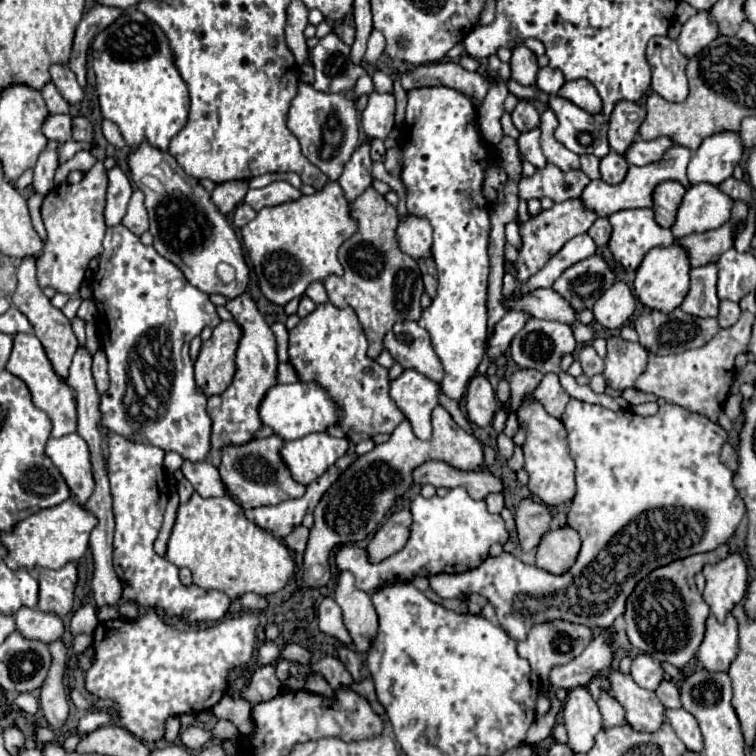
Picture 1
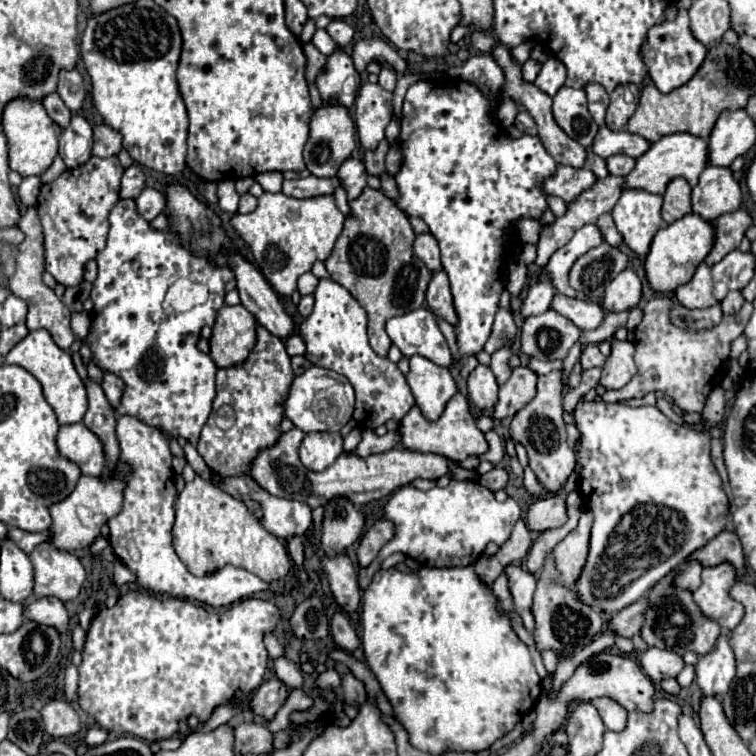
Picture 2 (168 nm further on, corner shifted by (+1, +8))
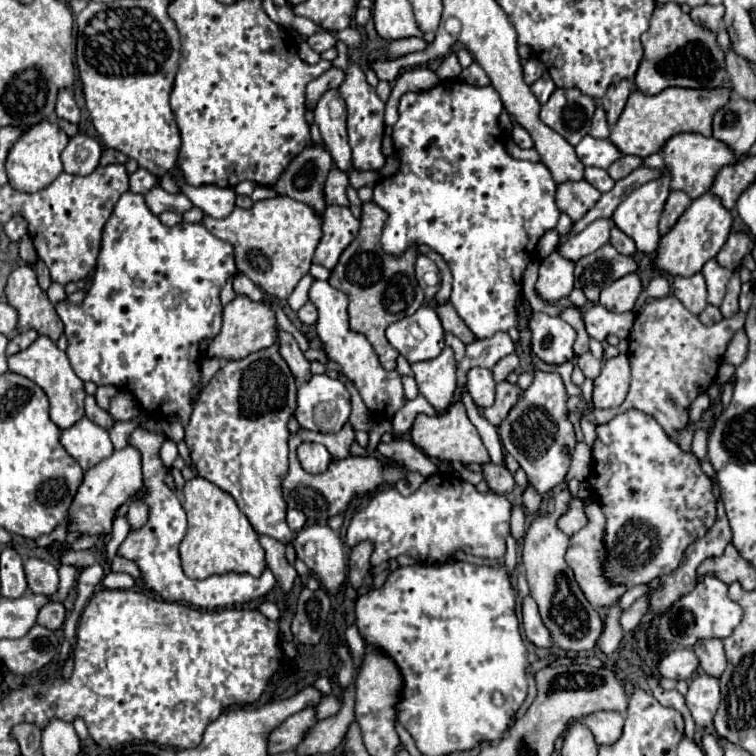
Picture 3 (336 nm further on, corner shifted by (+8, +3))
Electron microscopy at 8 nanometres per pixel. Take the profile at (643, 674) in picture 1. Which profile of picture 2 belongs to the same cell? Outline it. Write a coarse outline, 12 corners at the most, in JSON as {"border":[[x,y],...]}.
{"border":[[648,649],[642,669],[652,681],[676,677],[684,659],[674,651]]}

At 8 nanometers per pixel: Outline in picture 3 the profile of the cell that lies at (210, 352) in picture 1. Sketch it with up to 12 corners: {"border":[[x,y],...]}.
{"border":[[237,296],[207,356],[243,360],[275,344],[269,306]]}

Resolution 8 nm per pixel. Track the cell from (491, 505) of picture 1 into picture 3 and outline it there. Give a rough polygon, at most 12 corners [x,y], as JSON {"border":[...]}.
{"border":[[483,464],[489,488],[507,494],[515,486],[511,472],[501,466]]}

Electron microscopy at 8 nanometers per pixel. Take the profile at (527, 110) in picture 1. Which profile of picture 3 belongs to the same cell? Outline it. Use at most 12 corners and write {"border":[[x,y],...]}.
{"border":[[515,124],[513,140],[521,148],[531,148],[529,132],[523,126]]}

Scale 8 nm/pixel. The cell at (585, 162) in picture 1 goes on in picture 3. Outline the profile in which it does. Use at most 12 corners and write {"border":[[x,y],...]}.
{"border":[[585,168],[585,180],[599,192],[611,190],[615,182],[603,168]]}

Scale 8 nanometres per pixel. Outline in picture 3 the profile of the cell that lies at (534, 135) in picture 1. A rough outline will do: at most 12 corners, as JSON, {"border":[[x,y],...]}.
{"border":[[407,92],[383,248],[437,250],[477,340],[519,326],[555,180],[497,92]]}

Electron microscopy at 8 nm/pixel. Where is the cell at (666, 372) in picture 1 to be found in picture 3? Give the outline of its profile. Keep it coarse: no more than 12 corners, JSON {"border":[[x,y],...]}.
{"border":[[675,296],[629,332],[631,388],[637,408],[663,430],[689,422],[745,312],[703,326]]}

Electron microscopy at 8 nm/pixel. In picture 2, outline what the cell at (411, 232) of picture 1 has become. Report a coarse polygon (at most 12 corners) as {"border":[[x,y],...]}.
{"border":[[418,235],[414,253],[432,273],[442,269],[440,249],[432,235]]}

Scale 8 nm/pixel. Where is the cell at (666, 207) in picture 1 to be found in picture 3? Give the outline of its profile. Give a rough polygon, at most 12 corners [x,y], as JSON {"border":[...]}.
{"border":[[673,190],[659,220],[665,234],[677,218],[689,208],[691,198]]}

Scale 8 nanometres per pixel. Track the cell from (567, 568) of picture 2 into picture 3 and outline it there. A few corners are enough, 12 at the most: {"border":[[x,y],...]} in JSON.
{"border":[[585,498],[587,524],[569,538],[565,562],[593,608],[627,588],[601,576],[603,512]]}

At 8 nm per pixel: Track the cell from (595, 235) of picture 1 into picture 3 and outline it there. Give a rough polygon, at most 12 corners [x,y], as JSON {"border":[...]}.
{"border":[[617,226],[611,228],[611,244],[617,252],[635,252],[635,242]]}

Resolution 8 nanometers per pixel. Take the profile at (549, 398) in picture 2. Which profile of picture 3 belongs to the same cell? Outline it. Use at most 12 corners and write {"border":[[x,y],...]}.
{"border":[[555,372],[533,384],[497,428],[539,492],[559,486],[575,446]]}

